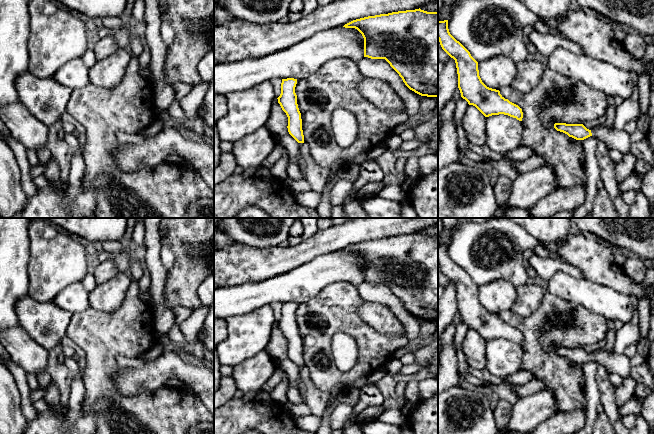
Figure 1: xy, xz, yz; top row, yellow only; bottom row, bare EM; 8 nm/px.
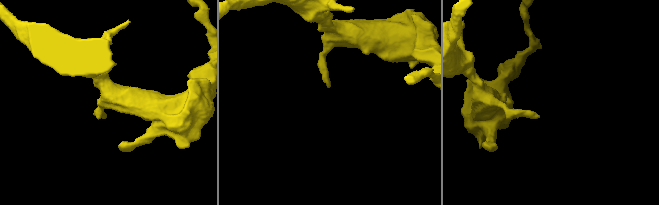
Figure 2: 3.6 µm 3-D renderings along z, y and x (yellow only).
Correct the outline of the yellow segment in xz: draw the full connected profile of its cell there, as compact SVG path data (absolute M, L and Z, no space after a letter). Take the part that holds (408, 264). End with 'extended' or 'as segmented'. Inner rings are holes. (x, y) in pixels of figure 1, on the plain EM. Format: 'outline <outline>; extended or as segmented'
outline M406 234L353 244L343 251L357 253L364 262L364 281L385 283L405 309L421 320L438 322L438 236Z; as segmented

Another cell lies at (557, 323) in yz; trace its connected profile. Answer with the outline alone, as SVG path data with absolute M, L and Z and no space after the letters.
M548 291L545 292L537 311L528 317L521 317L511 309L502 311L499 315L502 321L522 333L523 357L521 370L531 371L534 379L541 379L544 382L545 389L554 394L557 412L586 409L583 364L576 364L563 356L557 355L554 348L582 348L605 340L608 333L607 319Z

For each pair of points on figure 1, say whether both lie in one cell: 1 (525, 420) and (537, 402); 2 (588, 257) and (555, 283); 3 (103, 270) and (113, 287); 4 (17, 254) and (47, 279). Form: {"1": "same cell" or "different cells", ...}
{"1": "same cell", "2": "different cells", "3": "different cells", "4": "different cells"}

